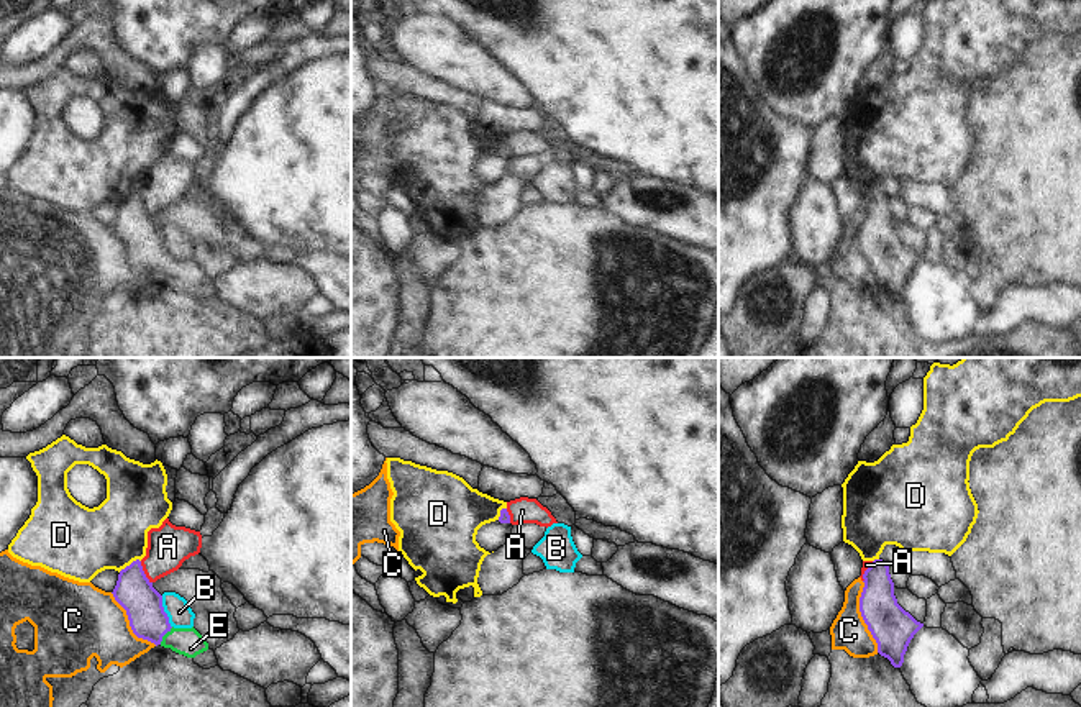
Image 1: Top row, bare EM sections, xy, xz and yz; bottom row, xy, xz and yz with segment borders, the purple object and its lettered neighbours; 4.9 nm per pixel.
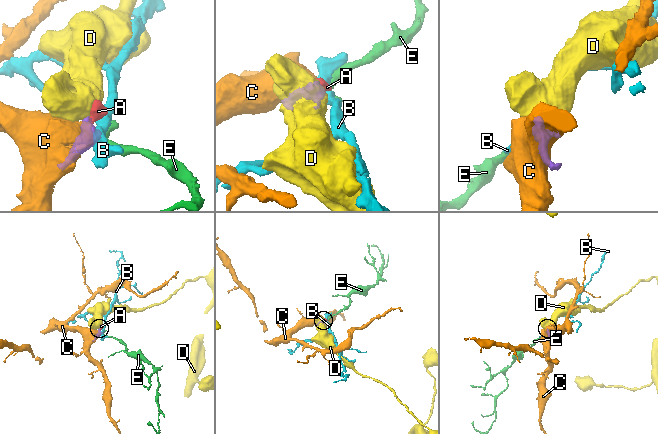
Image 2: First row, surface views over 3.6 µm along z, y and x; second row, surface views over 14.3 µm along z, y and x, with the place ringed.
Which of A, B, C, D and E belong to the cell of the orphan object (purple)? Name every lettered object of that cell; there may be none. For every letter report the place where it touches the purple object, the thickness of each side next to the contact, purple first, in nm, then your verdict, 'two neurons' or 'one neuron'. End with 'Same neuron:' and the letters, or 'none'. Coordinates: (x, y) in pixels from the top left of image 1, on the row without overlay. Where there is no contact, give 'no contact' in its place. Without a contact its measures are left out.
A: contact xy (143, 205); calibres 190 and 200 nm; two neurons
B: contact xy (164, 245); calibres 190 and 120 nm; two neurons
C: contact yz (862, 248); calibres 200 and 180 nm; two neurons
D: contact xy (130, 197); calibres 190 and 320 nm; two neurons
E: contact xy (164, 266); calibres 190 and 140 nm; one neuron
Same neuron: E

